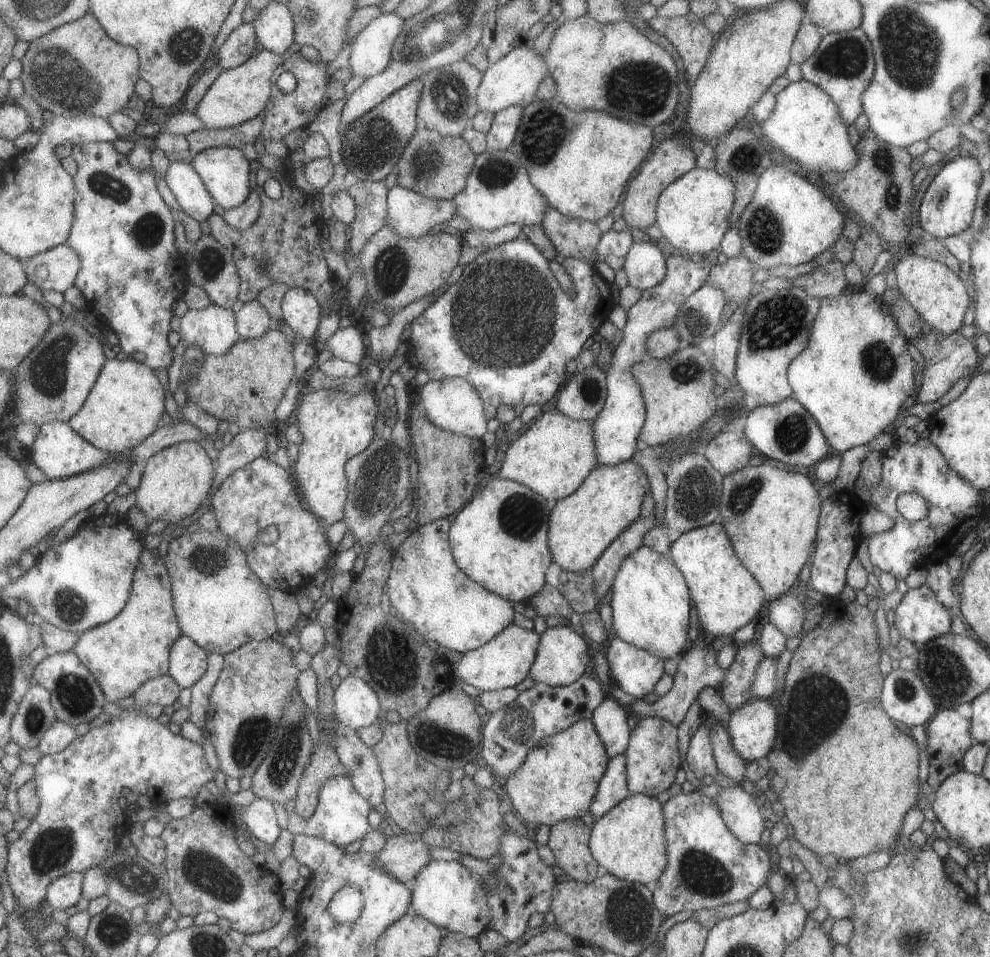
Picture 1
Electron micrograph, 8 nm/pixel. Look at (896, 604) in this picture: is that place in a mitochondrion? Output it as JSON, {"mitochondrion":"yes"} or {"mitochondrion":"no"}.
{"mitochondrion":"no"}

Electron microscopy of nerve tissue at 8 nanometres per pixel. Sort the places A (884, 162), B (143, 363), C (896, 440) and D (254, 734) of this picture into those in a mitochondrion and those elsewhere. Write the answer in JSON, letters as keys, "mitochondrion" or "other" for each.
{"A":"mitochondrion","B":"other","C":"other","D":"mitochondrion"}

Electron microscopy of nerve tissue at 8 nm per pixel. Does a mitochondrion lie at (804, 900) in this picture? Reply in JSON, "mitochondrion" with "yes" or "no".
{"mitochondrion":"no"}

